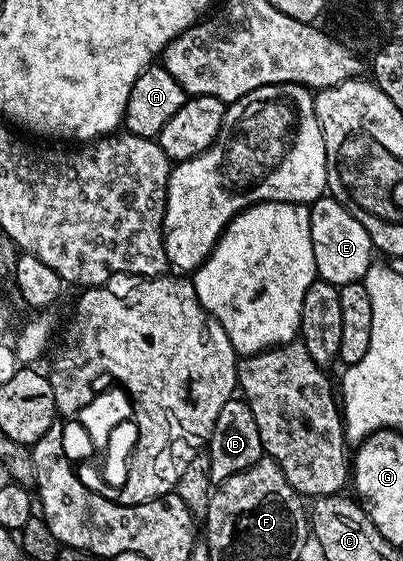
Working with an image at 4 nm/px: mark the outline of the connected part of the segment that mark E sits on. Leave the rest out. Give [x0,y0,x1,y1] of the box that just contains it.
[309,195,375,286]

